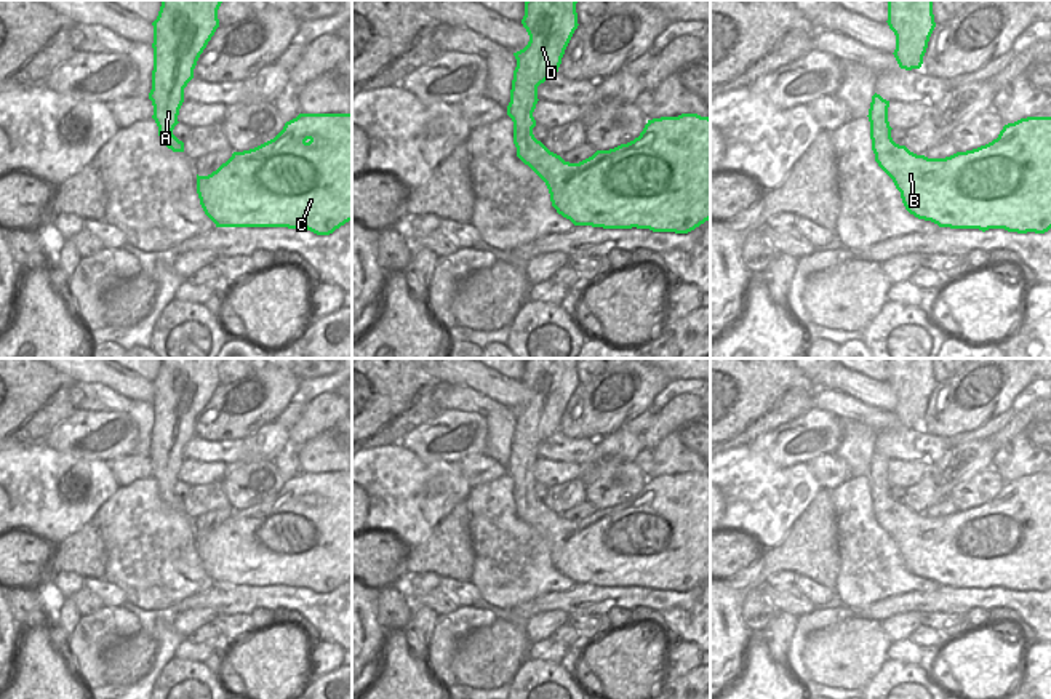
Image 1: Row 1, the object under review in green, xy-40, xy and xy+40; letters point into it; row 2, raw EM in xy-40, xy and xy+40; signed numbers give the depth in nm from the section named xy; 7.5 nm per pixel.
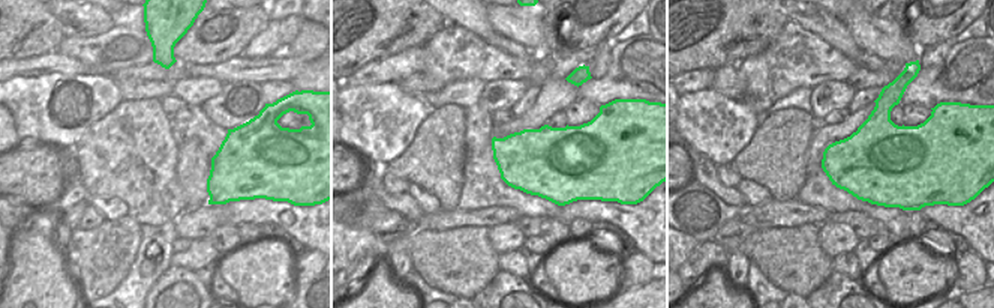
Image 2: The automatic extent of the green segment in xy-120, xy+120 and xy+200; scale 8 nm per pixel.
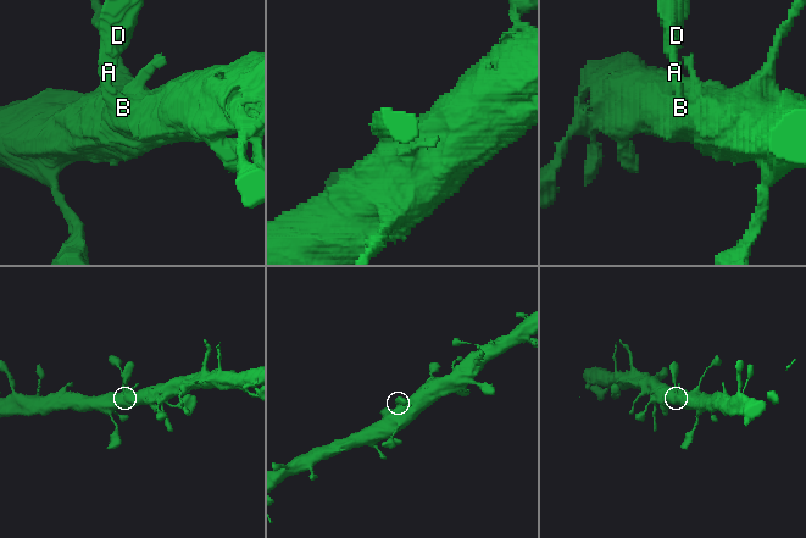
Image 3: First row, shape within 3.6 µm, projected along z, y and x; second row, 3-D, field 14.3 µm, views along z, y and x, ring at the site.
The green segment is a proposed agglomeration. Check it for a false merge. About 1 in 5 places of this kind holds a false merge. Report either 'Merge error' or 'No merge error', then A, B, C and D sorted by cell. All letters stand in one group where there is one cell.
No merge error. Groups: A B C D.

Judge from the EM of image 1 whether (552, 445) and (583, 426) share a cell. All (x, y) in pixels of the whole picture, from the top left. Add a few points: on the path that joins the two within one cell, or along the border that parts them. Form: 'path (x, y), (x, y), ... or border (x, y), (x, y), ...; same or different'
border (559, 429), (568, 437), (595, 439); different

